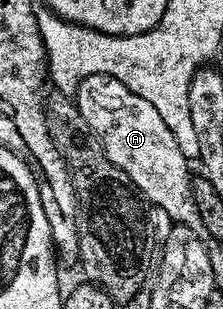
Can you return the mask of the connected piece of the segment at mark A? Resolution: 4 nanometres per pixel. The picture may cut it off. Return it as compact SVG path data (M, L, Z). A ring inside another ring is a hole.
M92 75L84 79L77 86L75 102L79 113L83 113L83 121L87 121L87 125L103 145L109 160L119 169L123 169L127 177L131 177L138 192L152 206L162 207L173 218L174 224L190 227L196 235L204 236L203 221L199 221L199 209L195 209L193 184L191 174L189 175L190 160L186 159L185 154L179 149L171 129L167 129L167 124L163 122L163 117L159 117L159 109L155 109L151 101L139 97L139 93L127 89L123 81L115 81L115 77L110 75Z

